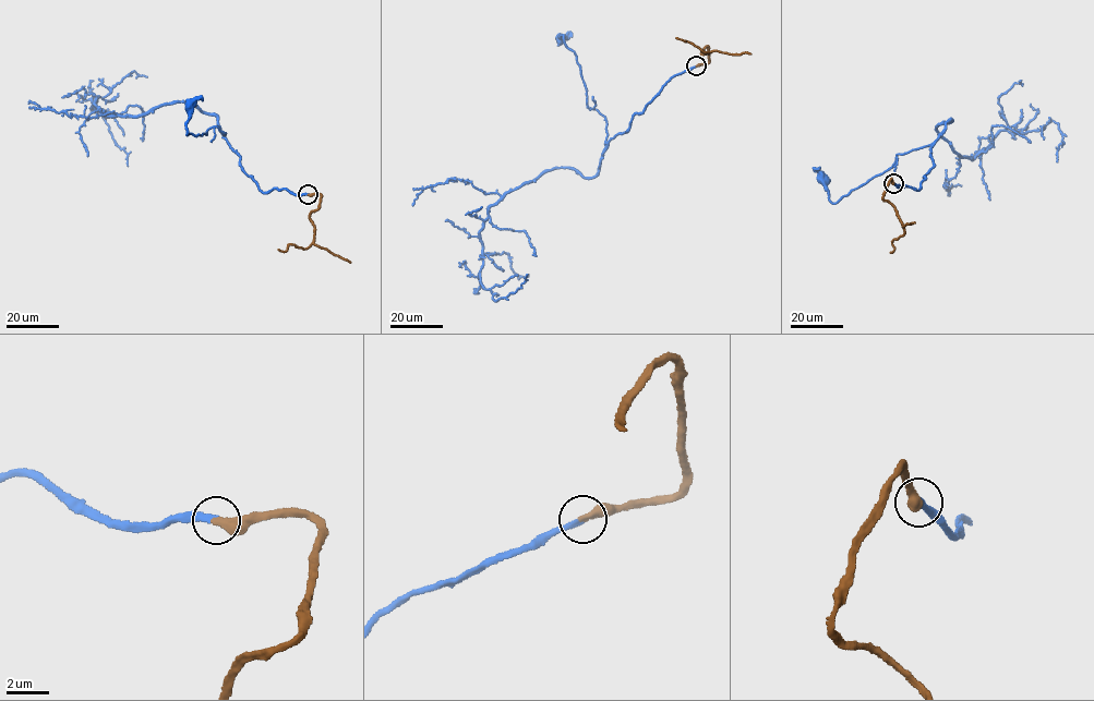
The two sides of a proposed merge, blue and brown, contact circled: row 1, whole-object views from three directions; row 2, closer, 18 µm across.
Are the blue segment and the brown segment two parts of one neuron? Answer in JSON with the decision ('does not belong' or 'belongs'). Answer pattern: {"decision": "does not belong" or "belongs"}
{"decision": "belongs"}

